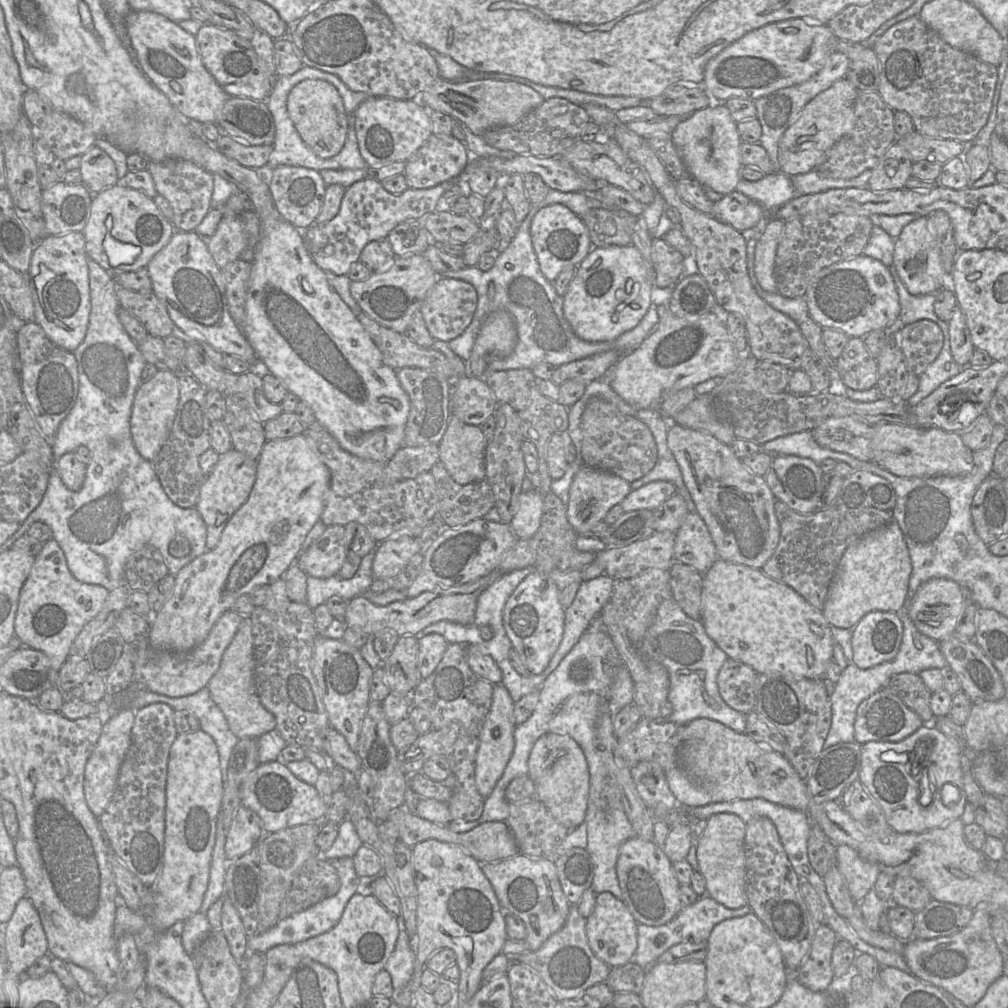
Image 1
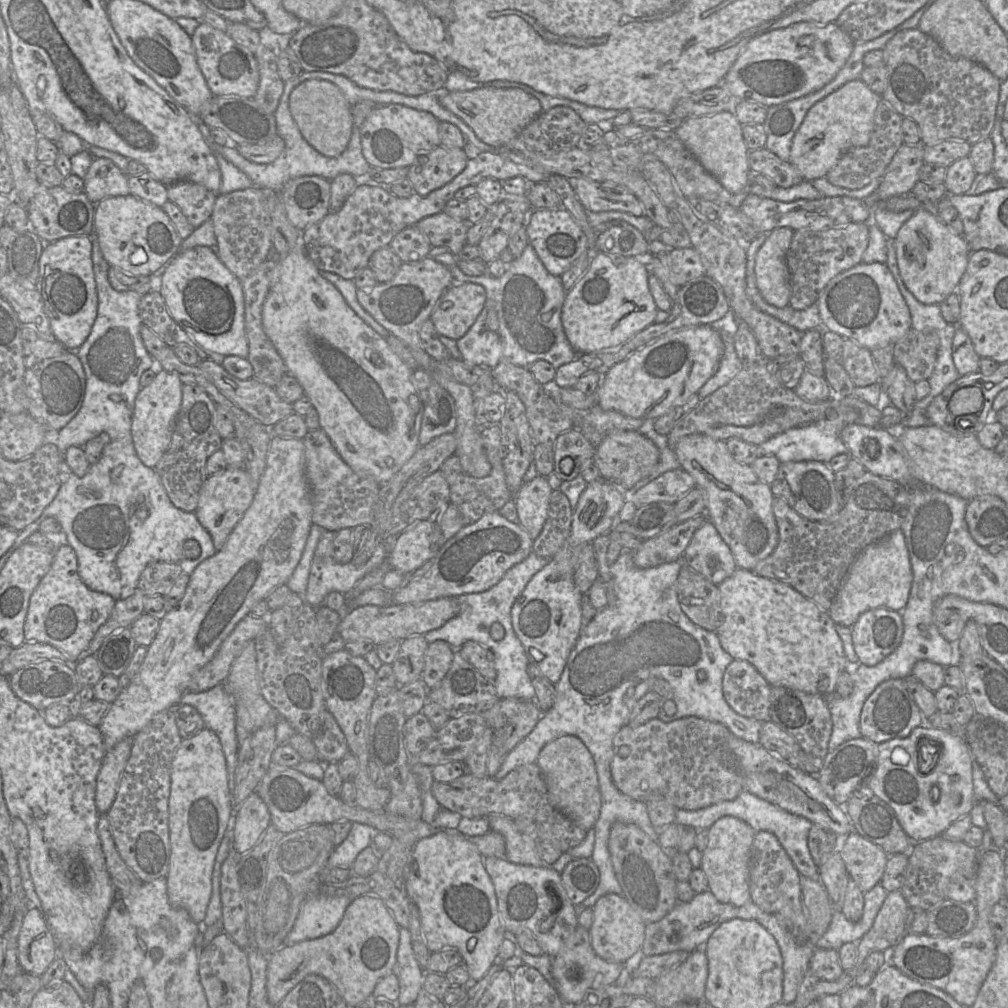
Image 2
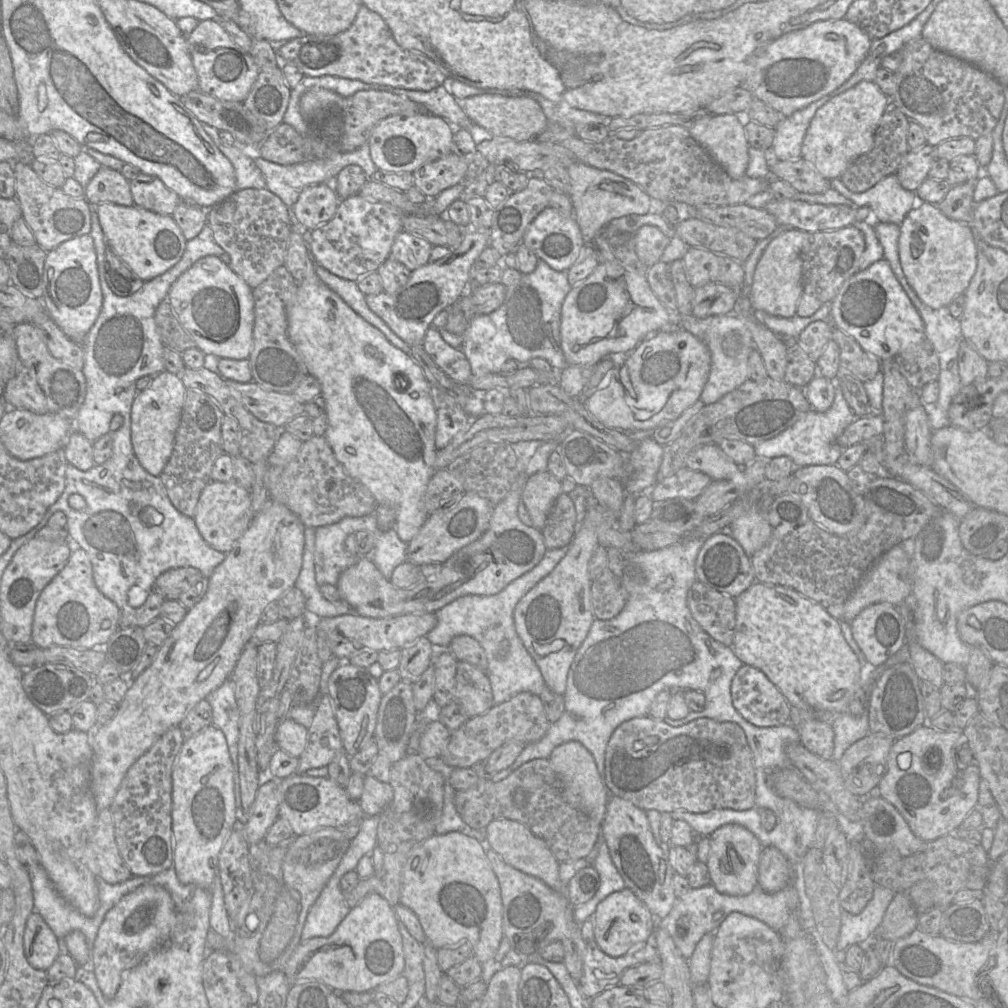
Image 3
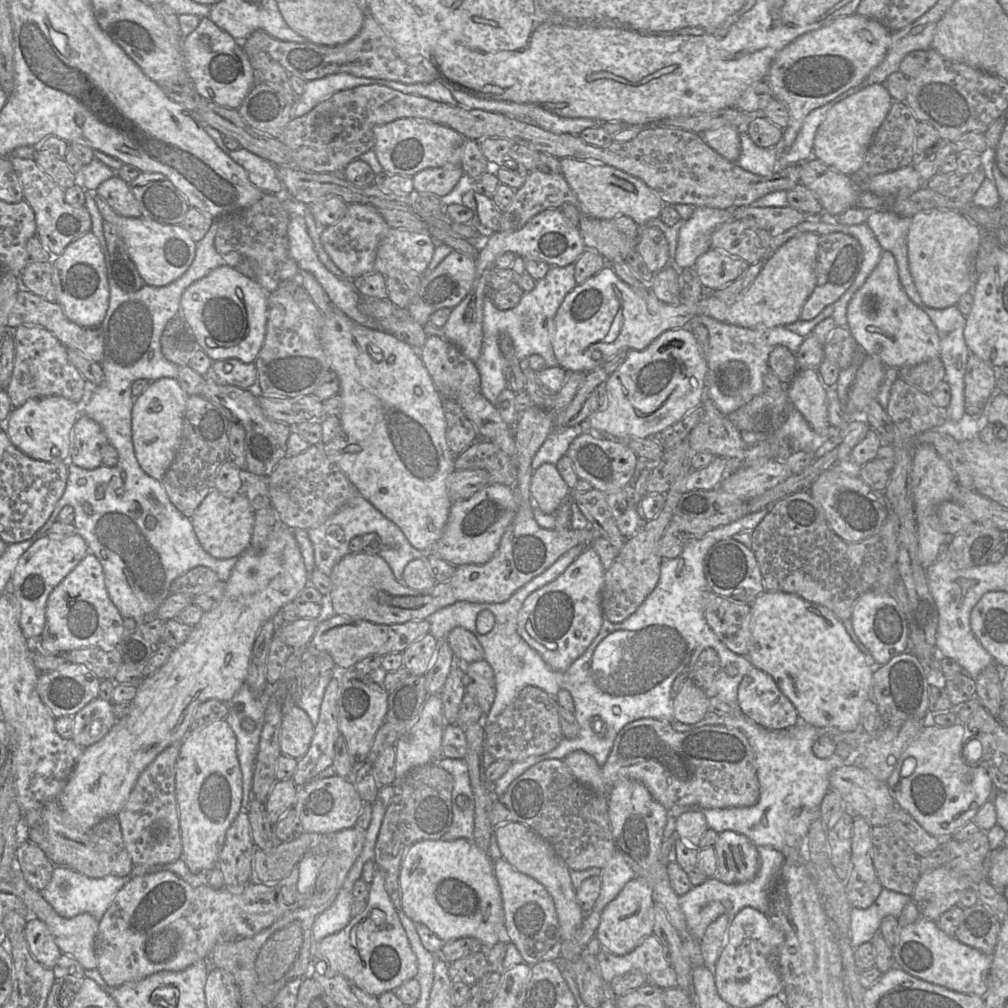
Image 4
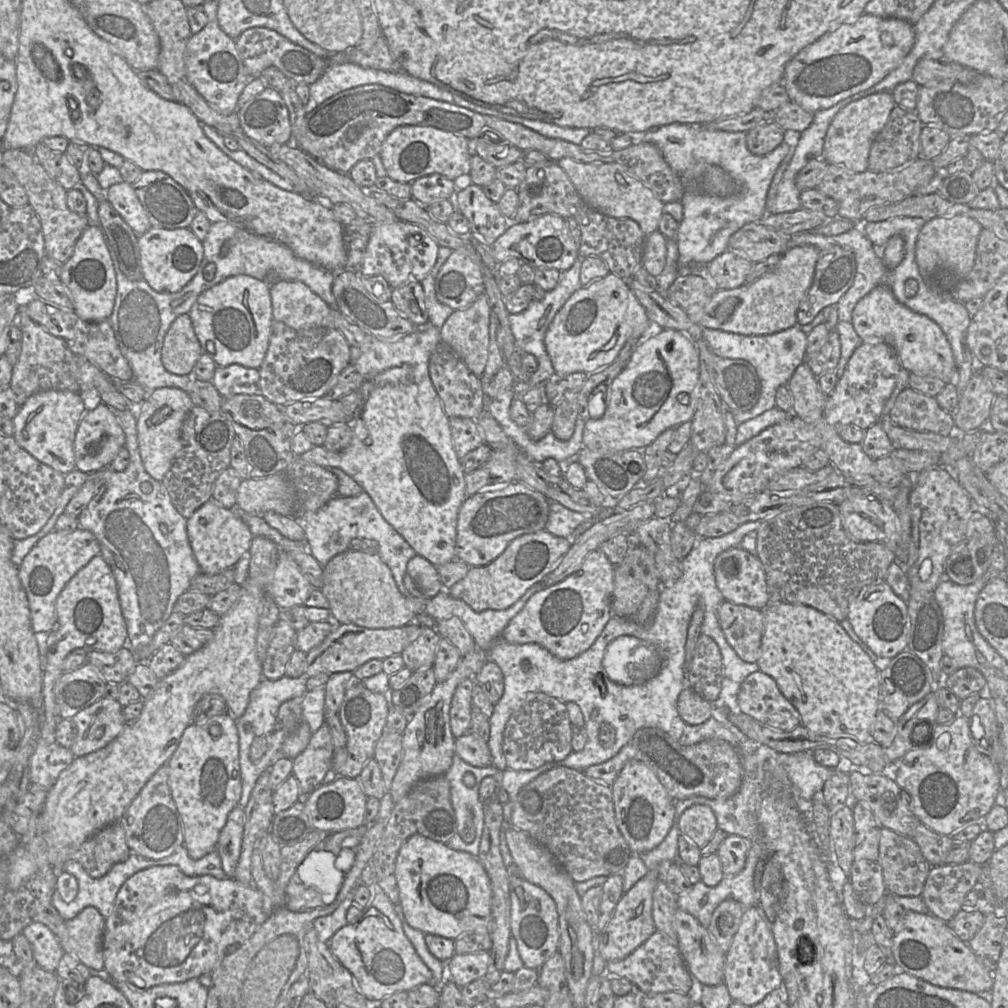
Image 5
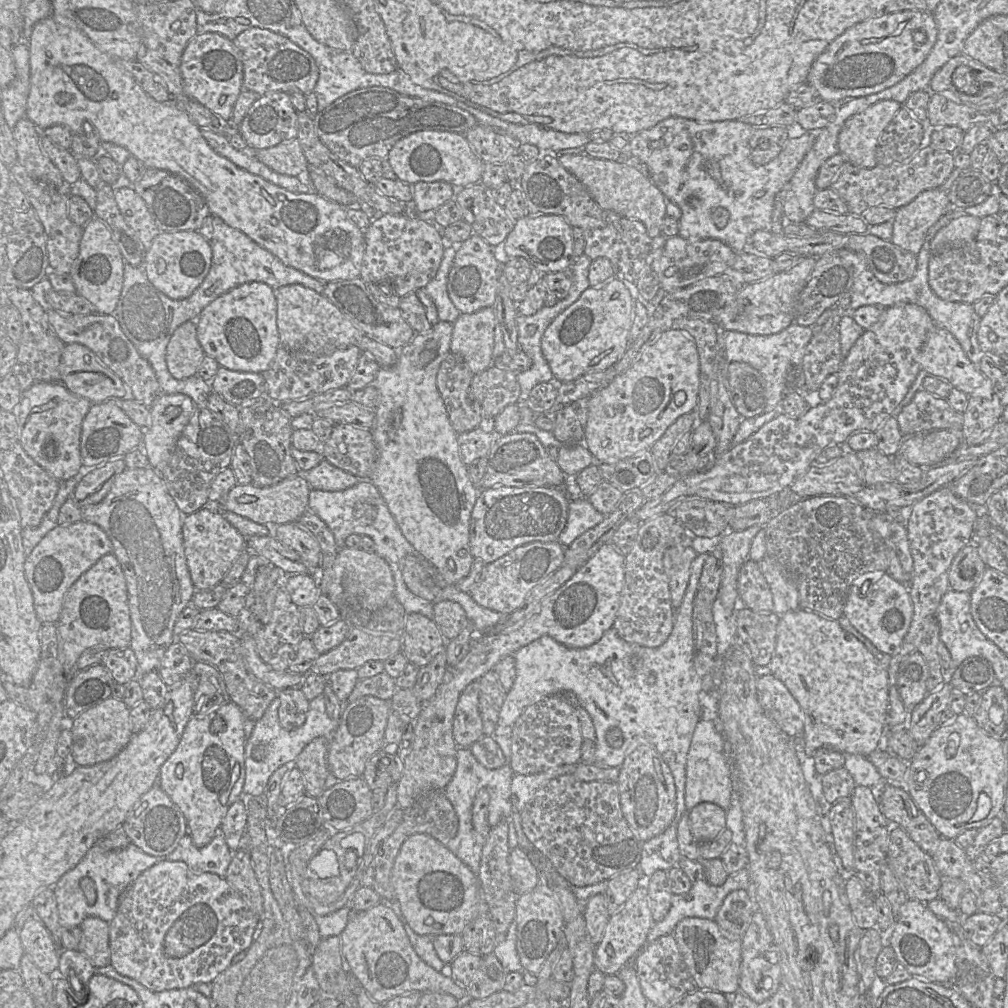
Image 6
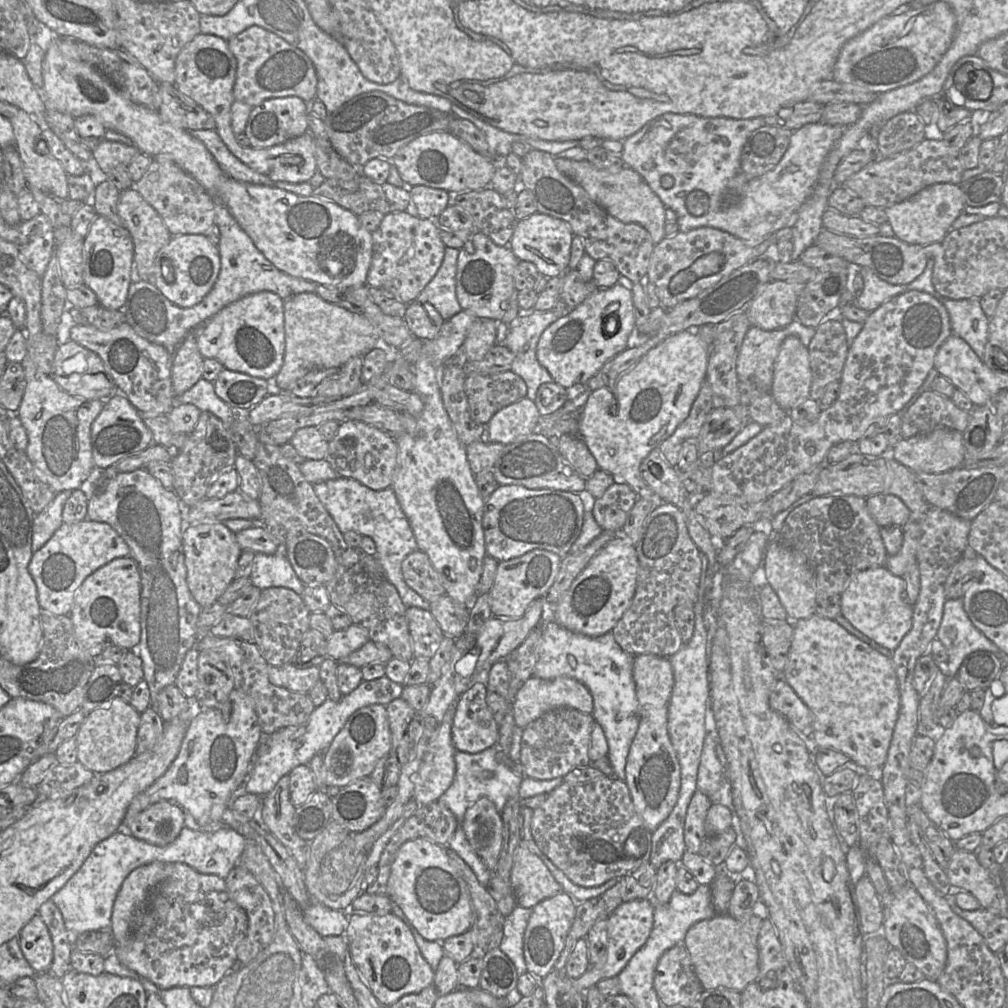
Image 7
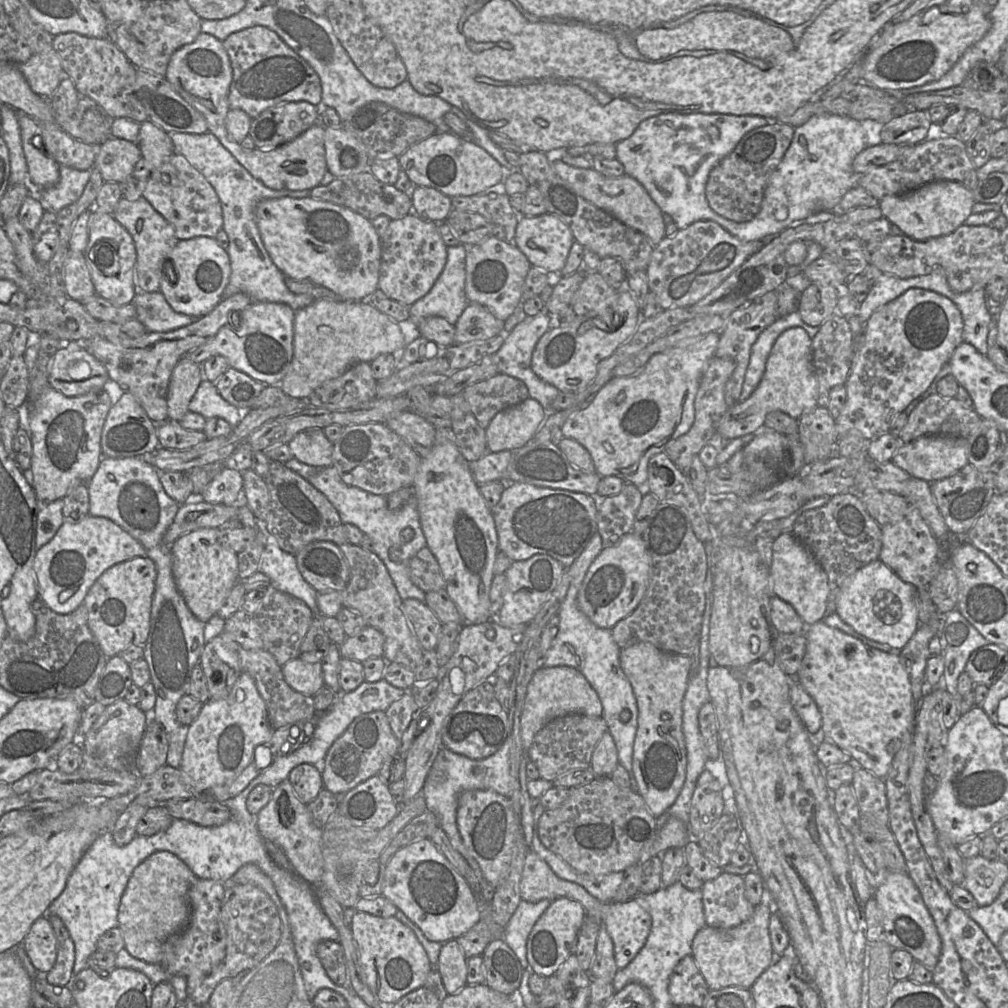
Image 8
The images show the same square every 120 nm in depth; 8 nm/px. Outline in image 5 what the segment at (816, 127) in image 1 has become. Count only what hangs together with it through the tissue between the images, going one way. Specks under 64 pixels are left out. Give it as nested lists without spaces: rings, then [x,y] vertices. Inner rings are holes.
[[[888,91],[869,95],[845,106],[835,115],[827,130],[823,158],[829,164],[840,165],[851,172],[866,171],[871,146],[895,106],[894,98]]]

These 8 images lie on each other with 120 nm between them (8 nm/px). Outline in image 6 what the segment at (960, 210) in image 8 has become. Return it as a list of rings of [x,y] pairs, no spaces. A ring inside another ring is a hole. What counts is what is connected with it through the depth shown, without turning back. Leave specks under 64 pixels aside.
[[[943,188],[923,191],[910,203],[896,210],[891,242],[917,255],[928,230],[950,211],[950,205]]]

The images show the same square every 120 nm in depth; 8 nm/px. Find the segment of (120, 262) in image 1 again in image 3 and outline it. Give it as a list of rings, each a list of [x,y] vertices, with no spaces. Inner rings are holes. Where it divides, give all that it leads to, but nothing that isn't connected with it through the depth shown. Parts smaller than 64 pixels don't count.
[[[112,202],[97,204],[97,214],[108,246],[143,281],[166,272],[181,259],[185,251],[187,240],[172,216],[161,215],[135,204],[123,206]]]

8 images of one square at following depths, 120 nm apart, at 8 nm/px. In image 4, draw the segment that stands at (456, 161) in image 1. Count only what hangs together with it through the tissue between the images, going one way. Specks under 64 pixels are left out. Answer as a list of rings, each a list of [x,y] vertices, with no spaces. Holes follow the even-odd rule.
[[[461,165],[426,168],[412,176],[414,192],[448,195],[463,175]]]

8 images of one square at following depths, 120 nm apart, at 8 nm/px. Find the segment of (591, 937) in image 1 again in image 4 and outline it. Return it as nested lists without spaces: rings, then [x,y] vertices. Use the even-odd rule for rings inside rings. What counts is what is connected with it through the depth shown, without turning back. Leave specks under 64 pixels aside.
[[[635,877],[629,881],[618,896],[601,911],[596,937],[602,949],[614,955],[626,955],[645,938],[653,935],[654,903],[652,887],[645,878]]]

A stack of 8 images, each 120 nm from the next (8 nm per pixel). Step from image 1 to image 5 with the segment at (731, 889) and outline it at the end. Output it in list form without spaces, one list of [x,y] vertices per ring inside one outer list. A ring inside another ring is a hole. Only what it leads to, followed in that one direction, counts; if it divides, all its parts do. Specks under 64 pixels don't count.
[[[730,834],[721,843],[717,855],[725,876],[734,876],[745,866],[751,842],[738,835]]]

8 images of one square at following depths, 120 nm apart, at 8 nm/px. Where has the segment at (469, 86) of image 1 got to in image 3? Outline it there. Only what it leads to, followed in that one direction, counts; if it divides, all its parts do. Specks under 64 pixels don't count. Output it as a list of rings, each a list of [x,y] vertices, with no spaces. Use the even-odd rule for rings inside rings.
[[[484,93],[459,100],[464,113],[493,137],[511,138],[517,142],[535,140],[547,126],[547,118],[538,102],[529,96],[506,96]]]

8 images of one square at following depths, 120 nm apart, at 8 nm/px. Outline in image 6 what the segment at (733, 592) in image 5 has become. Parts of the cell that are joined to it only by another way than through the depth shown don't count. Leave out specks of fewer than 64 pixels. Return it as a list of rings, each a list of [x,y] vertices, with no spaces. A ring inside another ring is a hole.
[[[749,559],[740,568],[738,594],[746,608],[756,613],[774,612],[773,596],[759,563]]]

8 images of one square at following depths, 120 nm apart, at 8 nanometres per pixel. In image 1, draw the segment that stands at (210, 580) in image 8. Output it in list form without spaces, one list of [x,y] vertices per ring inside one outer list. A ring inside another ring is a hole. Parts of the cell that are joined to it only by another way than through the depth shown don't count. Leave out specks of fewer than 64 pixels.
[[[232,448],[220,455],[213,471],[203,483],[196,509],[207,527],[207,550],[212,550],[220,541],[222,532],[234,513],[246,502],[254,486],[257,475],[257,460]]]

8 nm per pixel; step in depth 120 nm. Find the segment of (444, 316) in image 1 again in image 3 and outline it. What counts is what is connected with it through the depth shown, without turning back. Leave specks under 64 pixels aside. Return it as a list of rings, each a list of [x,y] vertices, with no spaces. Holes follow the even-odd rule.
[[[472,282],[472,293],[461,296],[450,306],[445,329],[453,334],[462,335],[471,320],[482,314],[491,313],[503,304],[507,287],[502,283],[478,285]]]

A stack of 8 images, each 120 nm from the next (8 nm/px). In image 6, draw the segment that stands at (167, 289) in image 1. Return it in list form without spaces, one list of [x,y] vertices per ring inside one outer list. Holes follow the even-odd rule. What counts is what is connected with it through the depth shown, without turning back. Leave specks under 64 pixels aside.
[[[262,282],[241,284],[209,303],[196,322],[197,339],[220,367],[242,372],[265,372],[272,364],[280,337],[274,289]]]

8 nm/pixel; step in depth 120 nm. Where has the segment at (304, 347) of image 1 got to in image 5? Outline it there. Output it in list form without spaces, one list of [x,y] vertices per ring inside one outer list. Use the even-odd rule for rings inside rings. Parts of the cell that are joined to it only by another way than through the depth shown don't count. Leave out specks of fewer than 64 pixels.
[[[433,325],[424,331],[415,330],[413,333],[401,338],[396,338],[395,340],[373,338],[371,343],[363,343],[359,349],[359,357],[352,362],[358,373],[362,376],[362,383],[358,389],[362,394],[362,402],[355,410],[353,417],[346,423],[349,424],[353,430],[350,444],[340,452],[328,451],[323,445],[313,446],[309,451],[299,456],[306,462],[326,468],[339,468],[348,474],[361,486],[363,491],[371,497],[384,519],[407,541],[416,554],[426,558],[434,566],[443,565],[456,559],[455,546],[458,512],[462,503],[467,498],[465,491],[465,472],[461,467],[460,459],[454,449],[450,421],[429,375],[429,360],[432,352],[440,342],[440,330]]]

